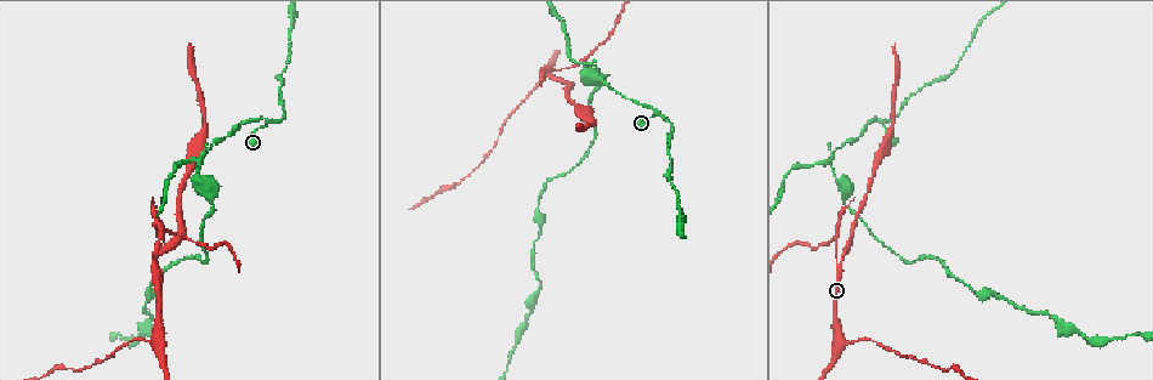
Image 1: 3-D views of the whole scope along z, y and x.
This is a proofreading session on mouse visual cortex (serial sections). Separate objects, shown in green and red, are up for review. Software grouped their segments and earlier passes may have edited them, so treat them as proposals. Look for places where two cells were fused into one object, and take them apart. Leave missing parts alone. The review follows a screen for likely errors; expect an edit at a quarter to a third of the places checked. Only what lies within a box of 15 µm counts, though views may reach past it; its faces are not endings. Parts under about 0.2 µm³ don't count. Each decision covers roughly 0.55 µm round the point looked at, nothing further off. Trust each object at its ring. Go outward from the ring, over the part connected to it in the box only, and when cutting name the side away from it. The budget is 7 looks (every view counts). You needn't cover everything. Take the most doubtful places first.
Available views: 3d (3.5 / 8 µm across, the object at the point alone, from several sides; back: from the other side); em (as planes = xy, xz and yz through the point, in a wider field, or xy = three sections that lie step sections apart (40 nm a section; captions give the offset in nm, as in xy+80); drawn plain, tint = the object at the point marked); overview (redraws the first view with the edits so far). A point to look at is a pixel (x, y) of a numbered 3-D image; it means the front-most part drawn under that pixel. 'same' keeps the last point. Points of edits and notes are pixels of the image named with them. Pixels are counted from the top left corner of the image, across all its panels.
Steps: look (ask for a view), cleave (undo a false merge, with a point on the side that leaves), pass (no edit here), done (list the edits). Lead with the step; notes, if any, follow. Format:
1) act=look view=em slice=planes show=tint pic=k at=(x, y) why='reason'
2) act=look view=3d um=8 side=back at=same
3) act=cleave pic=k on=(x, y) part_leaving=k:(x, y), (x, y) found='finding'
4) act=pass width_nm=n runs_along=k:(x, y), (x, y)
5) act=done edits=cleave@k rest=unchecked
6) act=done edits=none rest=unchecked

act=look view=3d um=3.5 pic=1 at=(157, 256) why='abrupt turn'

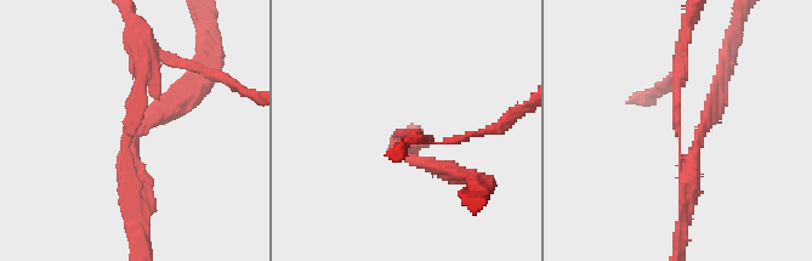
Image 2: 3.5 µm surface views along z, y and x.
act=look view=em slice=planes show=tint pic=2 at=(130, 135) arms=3 arm_widths_nm=150,200,250 why='need the tissue'

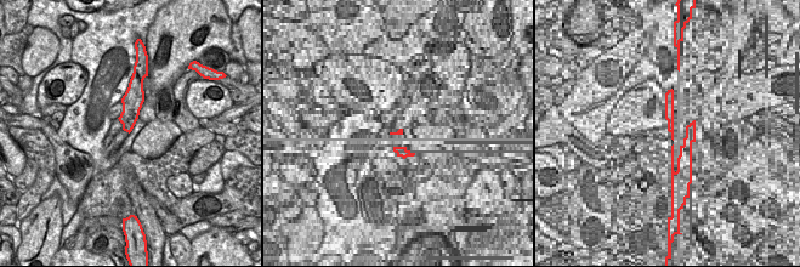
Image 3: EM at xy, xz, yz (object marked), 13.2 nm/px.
act=cleave pic=2 on=(129, 103) width_nm=240 part_leaving=2:(128, 146), (142, 74), (153, 63), (187, 63) found='two cells meet here'

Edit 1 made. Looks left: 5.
act=look view=3d um=3.5 pic=1 at=(267, 120)

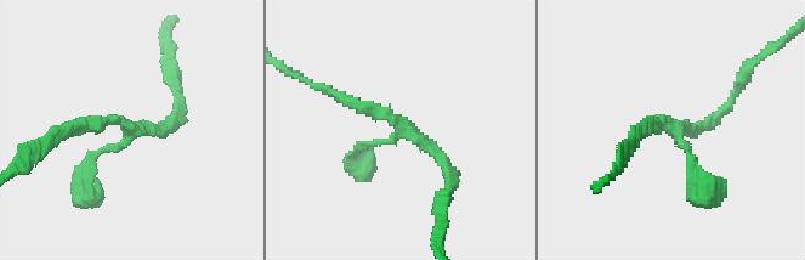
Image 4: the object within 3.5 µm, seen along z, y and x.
act=look view=em slice=xy step=2 show=plain pic=4 at=(674, 134)

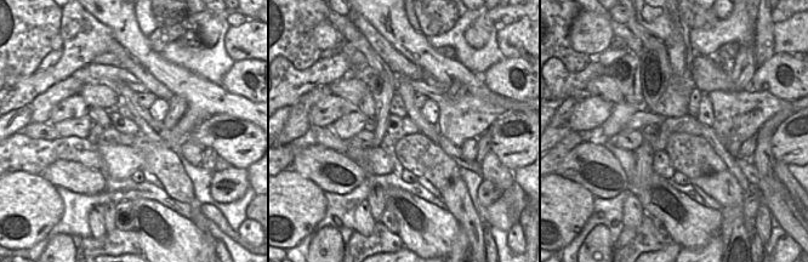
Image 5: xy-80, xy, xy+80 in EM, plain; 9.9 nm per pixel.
act=look view=em slice=xy step=2 show=tint at=same

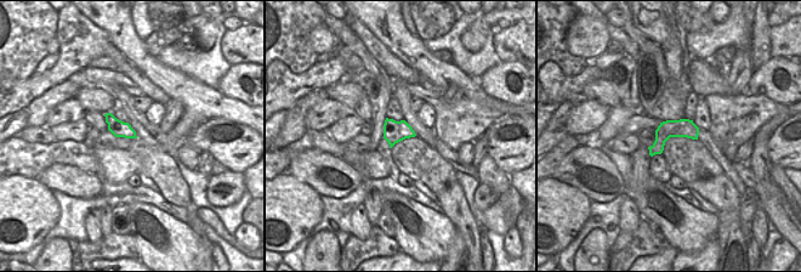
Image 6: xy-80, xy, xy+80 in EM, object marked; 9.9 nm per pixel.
act=pass runs_along=6:(696, 130), (671, 130), (652, 152) found='continuous, no second cell'

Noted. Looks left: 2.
act=look view=3d um=8 pic=1 at=(591, 66) why='three-way junction'

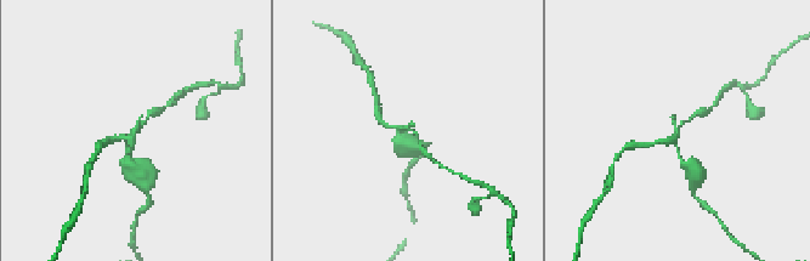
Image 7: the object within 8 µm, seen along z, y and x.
act=look view=3d um=3.5 pic=7 at=(679, 135) why='closer look'

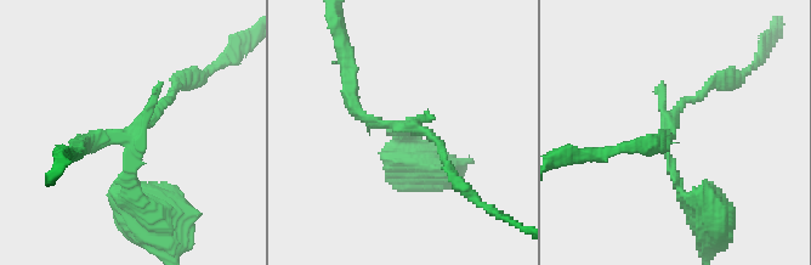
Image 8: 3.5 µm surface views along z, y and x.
act=cleave pic=8 on=(130, 187) part_leaving=8:(135, 139), (131, 198), (157, 227) found='two cells meet here'

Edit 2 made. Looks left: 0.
act=done edits=cleave@2,cleave@8 rest=unchecked

